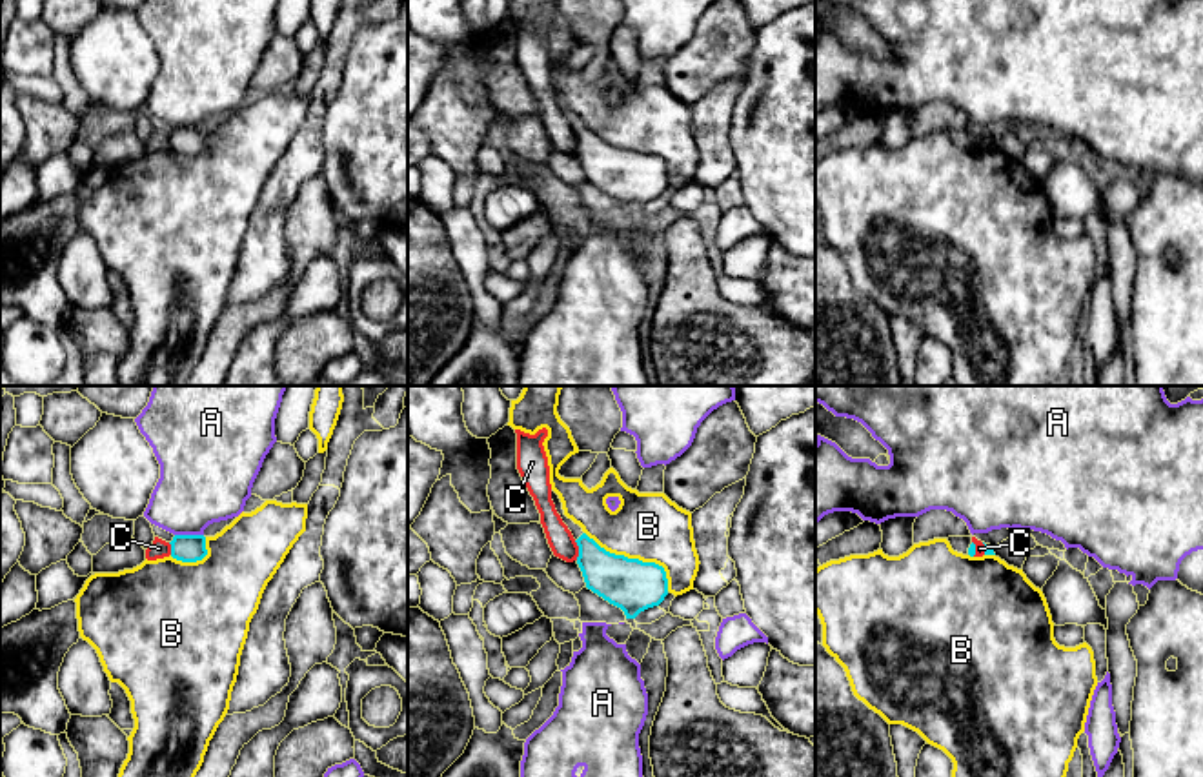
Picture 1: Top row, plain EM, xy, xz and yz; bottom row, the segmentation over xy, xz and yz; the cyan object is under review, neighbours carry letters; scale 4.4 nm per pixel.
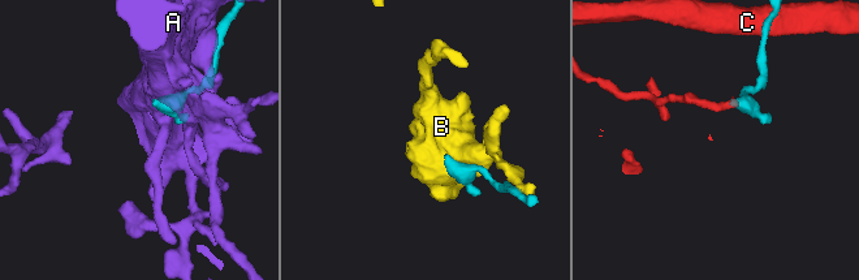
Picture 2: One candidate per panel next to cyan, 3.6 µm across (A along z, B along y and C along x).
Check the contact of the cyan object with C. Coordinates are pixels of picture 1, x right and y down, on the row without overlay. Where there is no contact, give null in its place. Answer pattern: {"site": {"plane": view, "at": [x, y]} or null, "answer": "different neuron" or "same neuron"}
{"site": {"plane": "xz", "at": [579, 142]}, "answer": "different neuron"}

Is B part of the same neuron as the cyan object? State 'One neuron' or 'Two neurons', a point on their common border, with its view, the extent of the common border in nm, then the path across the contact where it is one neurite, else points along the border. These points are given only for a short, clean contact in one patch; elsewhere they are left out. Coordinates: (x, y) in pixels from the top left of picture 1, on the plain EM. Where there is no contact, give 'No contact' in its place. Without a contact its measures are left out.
Two neurons. Touches cyan at xz (636, 151). Shared border 460 nm

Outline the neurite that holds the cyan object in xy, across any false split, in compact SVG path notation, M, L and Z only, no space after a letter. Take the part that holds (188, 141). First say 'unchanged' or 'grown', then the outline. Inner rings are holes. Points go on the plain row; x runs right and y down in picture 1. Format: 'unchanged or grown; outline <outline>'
unchanged; outline M175 127L171 136L171 149L182 155L197 155L207 147L204 127Z

